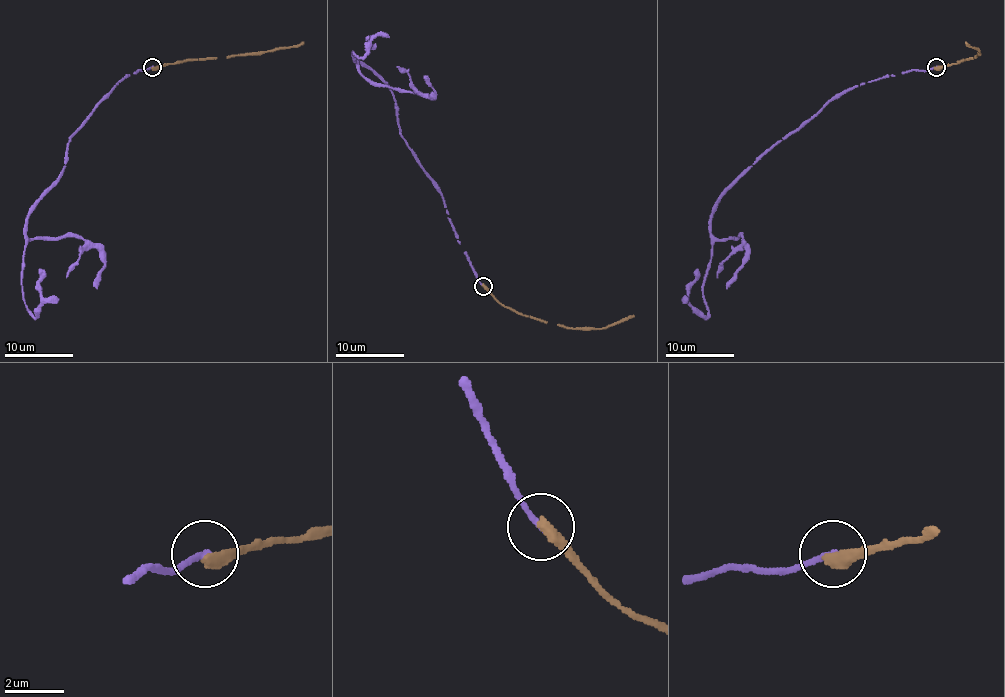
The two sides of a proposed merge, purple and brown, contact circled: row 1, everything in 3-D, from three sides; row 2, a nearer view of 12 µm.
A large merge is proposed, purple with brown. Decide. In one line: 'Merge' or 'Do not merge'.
Do not merge

